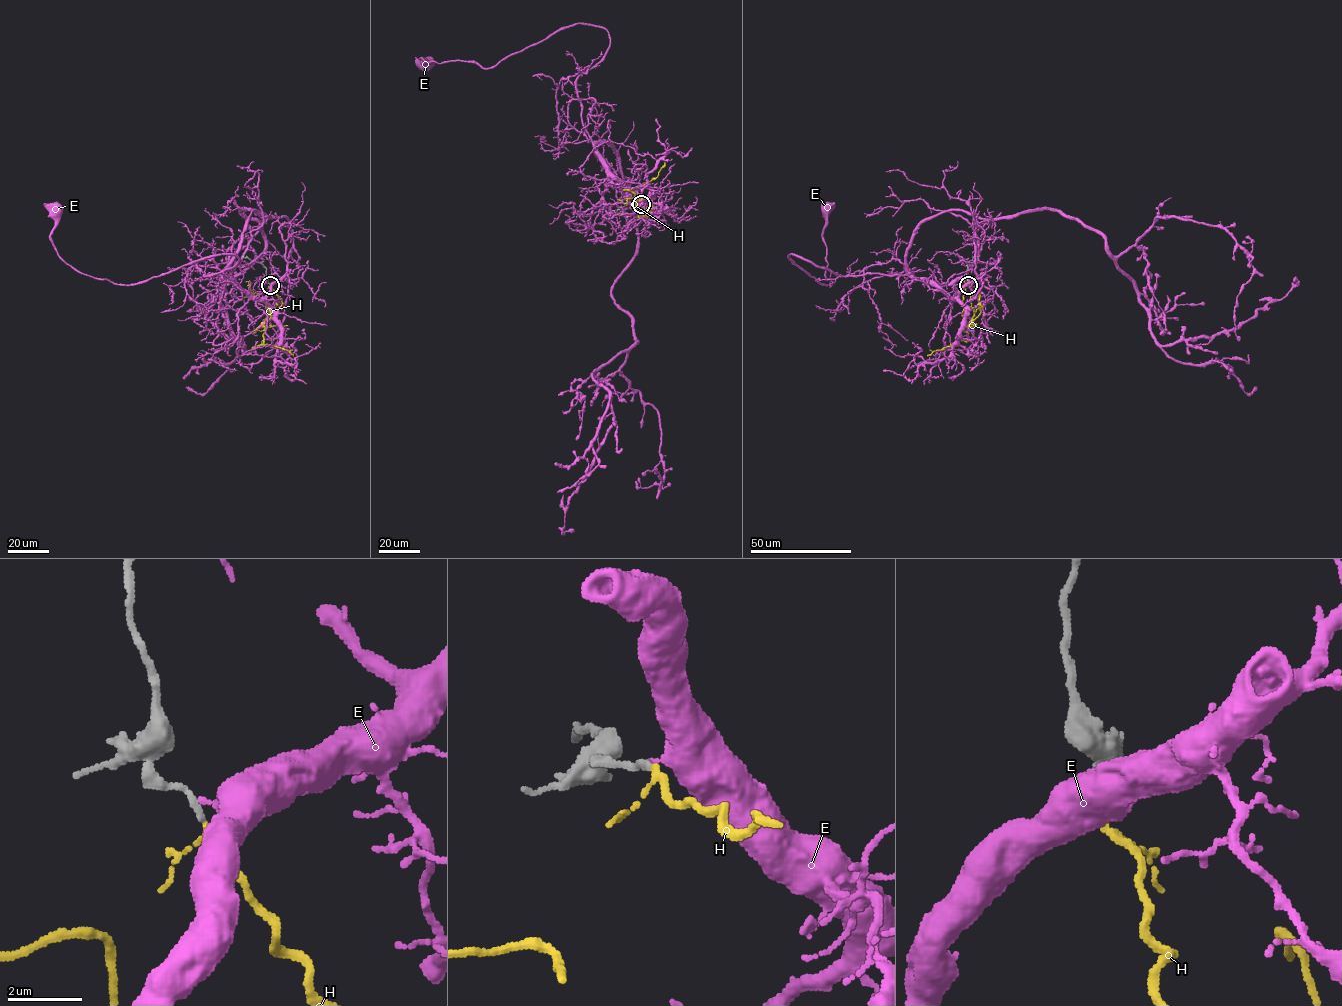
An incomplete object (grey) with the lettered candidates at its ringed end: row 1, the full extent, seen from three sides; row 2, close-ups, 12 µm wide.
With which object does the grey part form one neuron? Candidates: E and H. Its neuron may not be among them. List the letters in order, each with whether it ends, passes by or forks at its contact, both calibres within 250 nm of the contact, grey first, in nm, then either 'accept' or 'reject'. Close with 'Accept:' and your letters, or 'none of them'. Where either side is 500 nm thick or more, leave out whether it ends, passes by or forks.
E: it ends there; 240 nm thick on the grey side, 360 nm on the other; reject
H: it passes by; 200 nm thick on the grey side, 160 nm on the other; accept
Accept: H

